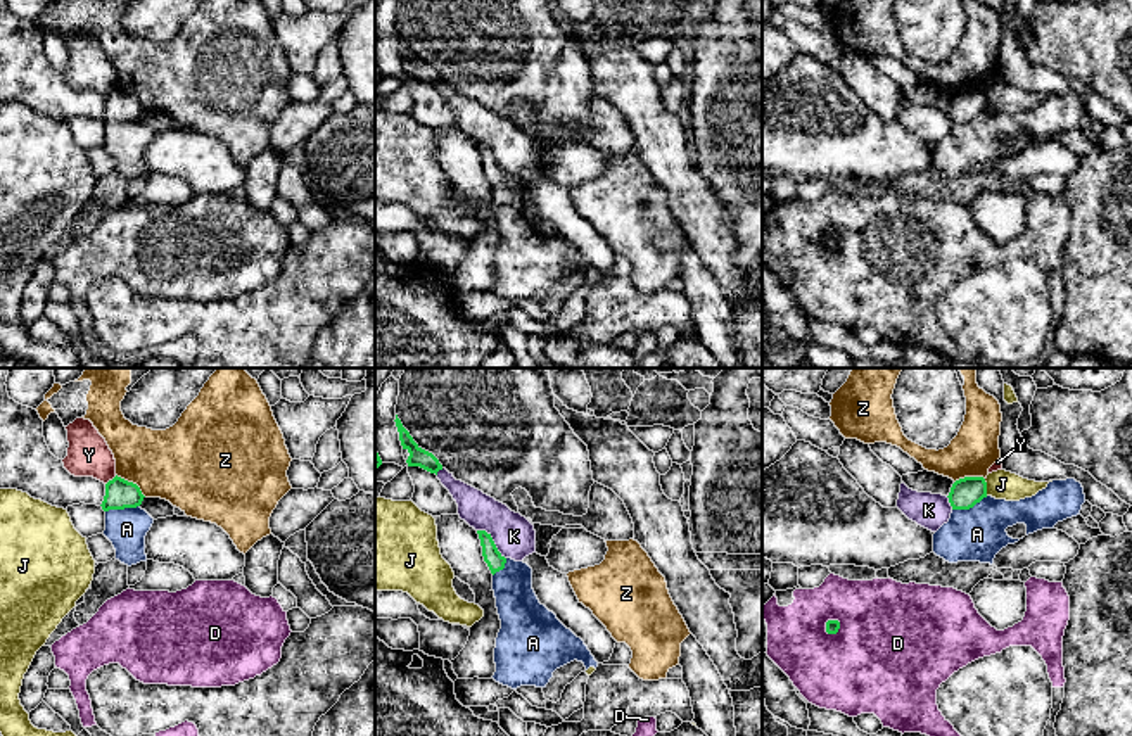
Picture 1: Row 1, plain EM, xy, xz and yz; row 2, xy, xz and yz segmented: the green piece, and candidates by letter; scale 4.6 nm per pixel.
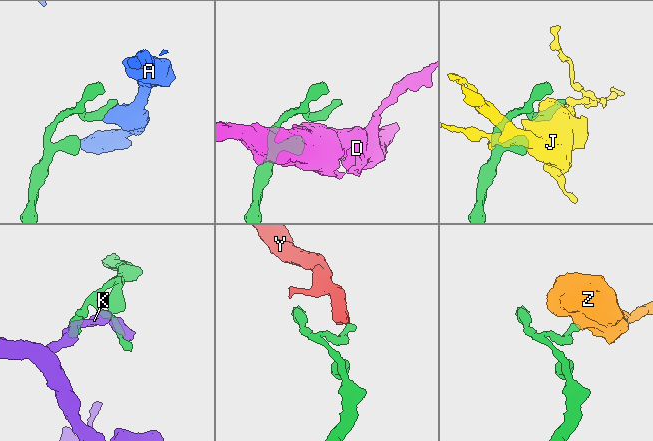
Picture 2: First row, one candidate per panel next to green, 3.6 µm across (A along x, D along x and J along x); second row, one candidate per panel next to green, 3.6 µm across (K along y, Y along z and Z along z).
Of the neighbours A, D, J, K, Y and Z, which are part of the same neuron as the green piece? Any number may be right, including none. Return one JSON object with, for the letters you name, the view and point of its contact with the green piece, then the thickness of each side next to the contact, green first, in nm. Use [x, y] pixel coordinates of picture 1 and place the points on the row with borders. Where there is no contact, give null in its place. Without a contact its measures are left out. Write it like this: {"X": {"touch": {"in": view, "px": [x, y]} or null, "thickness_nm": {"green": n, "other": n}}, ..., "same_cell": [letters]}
{"same_cell": []}

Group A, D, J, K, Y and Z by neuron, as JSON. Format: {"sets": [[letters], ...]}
{"sets": [["A"], ["D"], ["J"], ["K"], ["Y"], ["Z"]]}

